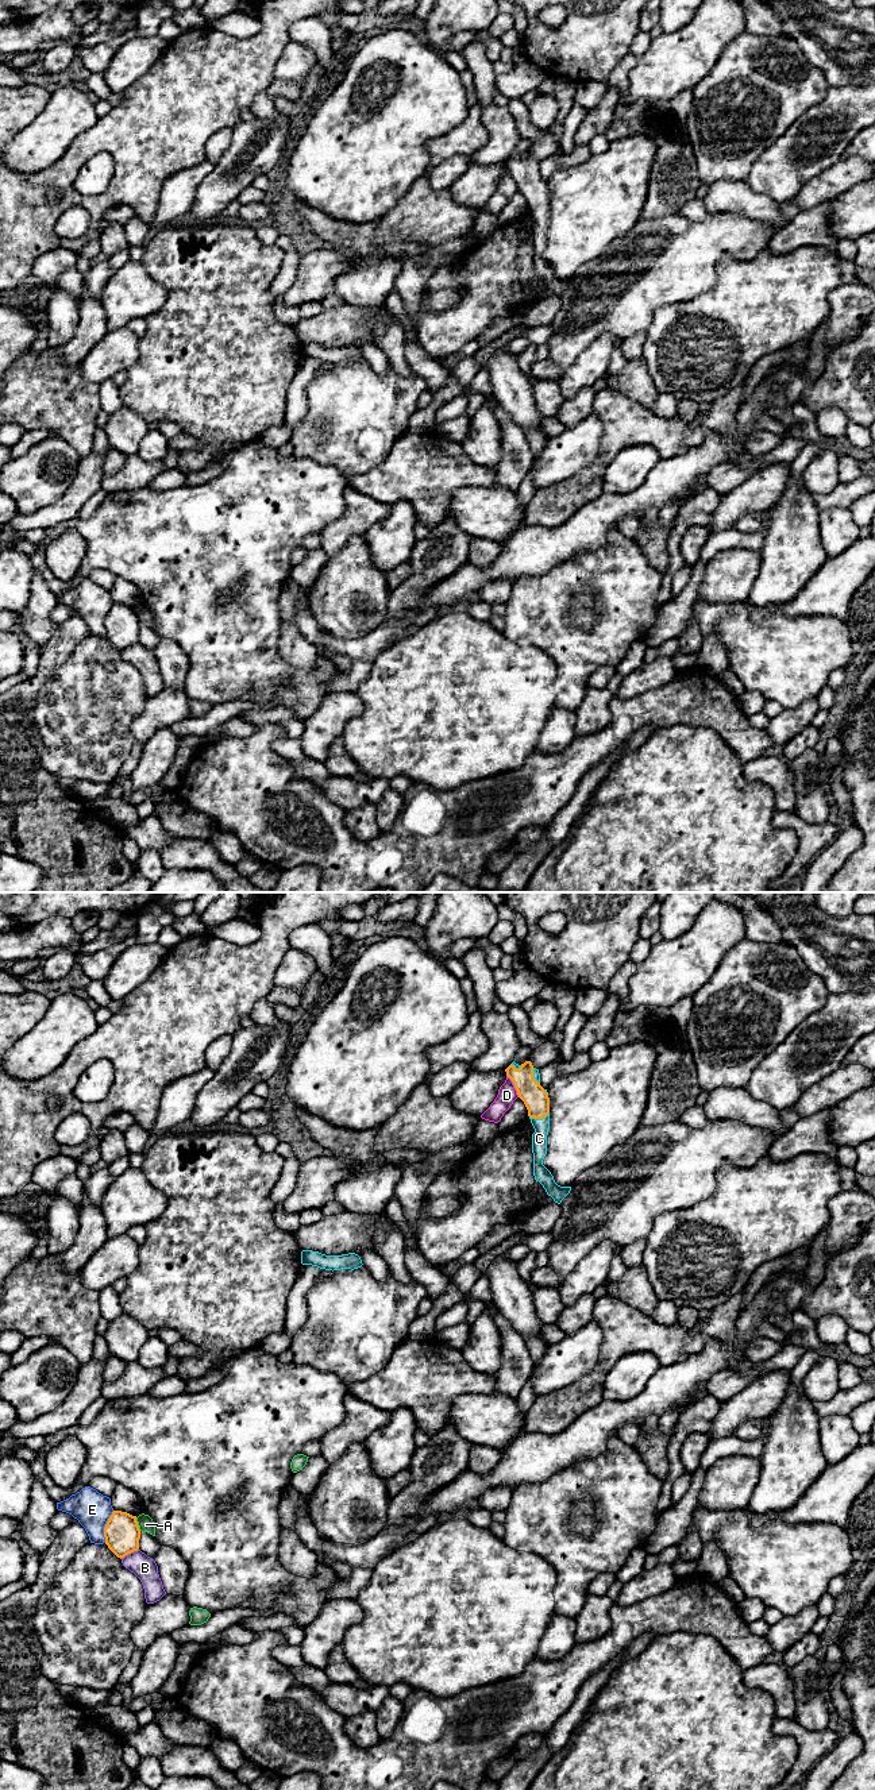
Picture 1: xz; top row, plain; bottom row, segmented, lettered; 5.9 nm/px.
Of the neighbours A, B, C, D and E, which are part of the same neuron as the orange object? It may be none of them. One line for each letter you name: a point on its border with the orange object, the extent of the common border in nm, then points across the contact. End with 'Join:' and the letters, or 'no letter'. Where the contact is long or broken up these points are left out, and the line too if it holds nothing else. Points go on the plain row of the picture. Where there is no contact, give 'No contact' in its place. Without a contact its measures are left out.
C: Touches orange at xz (539, 211). Shared border 120 nm
Join: C

